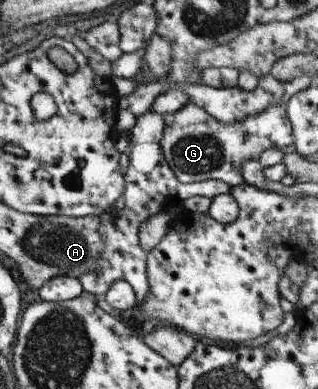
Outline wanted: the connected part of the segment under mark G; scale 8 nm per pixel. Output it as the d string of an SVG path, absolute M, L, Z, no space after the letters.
M191 102L179 111L165 114L164 118L163 153L179 181L186 184L215 179L232 189L244 183L244 176L240 173L243 161L257 160L265 149L287 147L293 143L286 106L277 102L269 104L255 116L245 116L226 124L215 121L204 108Z

